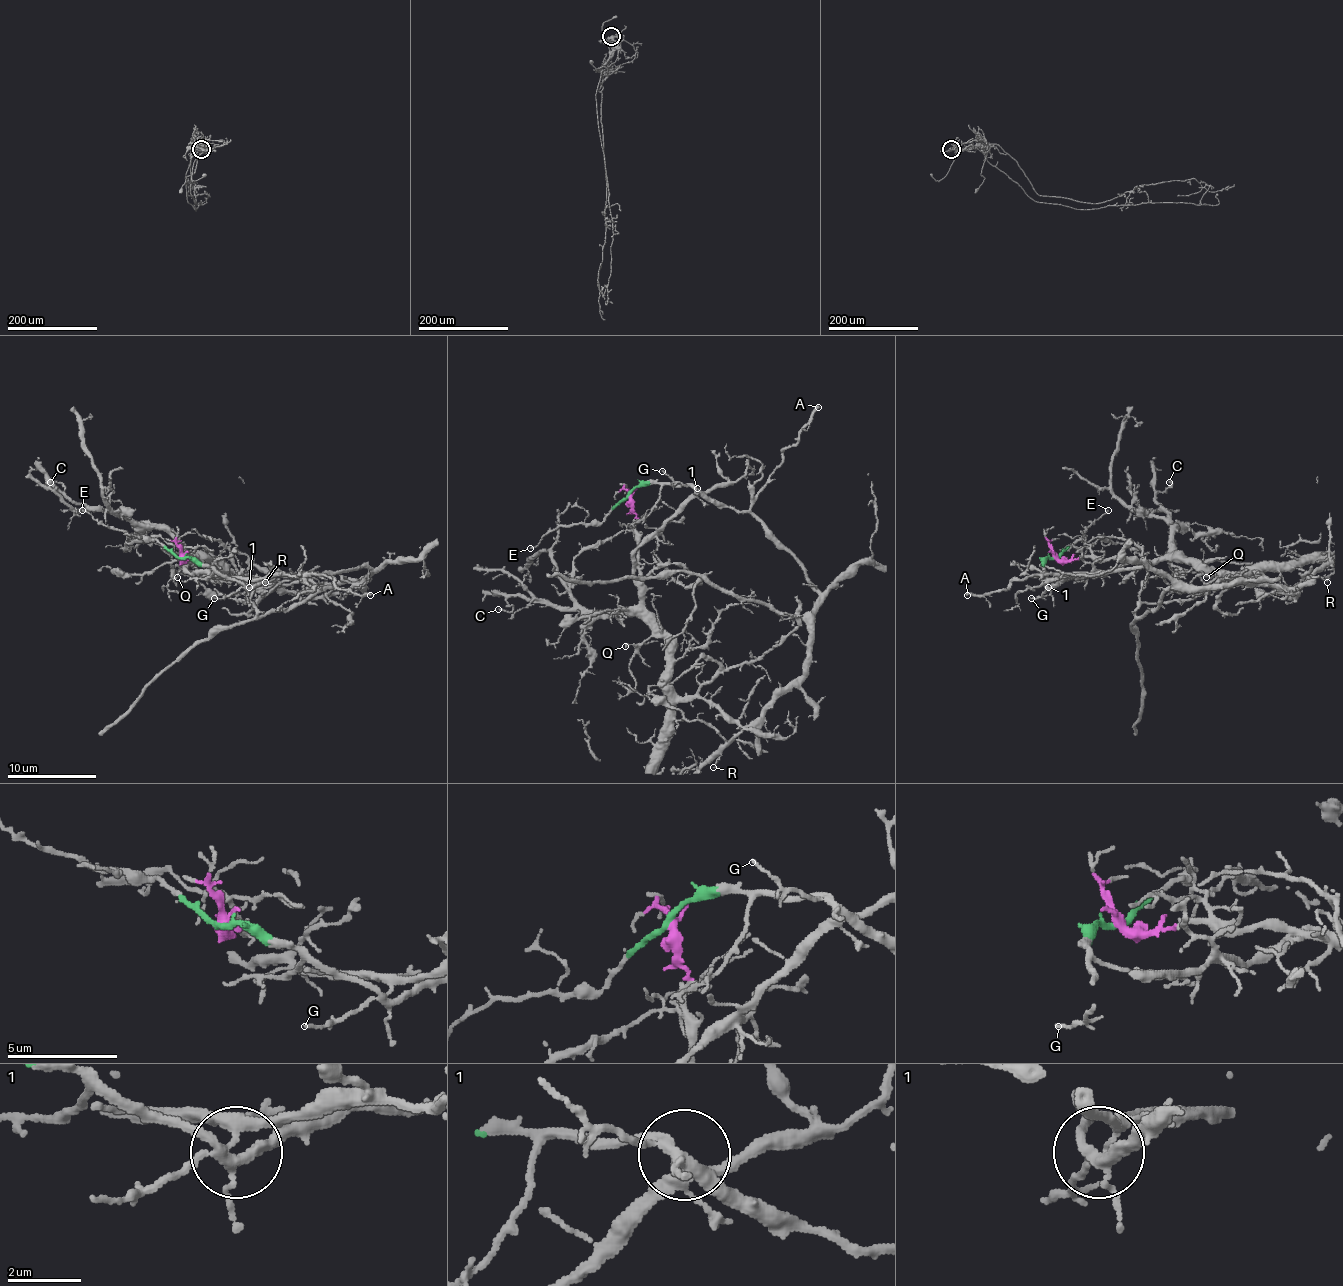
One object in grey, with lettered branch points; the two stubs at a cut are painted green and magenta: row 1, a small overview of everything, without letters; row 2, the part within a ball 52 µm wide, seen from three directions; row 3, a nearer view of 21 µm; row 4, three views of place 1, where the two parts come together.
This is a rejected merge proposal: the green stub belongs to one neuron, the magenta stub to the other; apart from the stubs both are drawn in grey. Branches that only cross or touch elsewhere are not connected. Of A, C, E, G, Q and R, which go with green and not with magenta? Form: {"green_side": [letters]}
{"green_side": ["A", "E", "G", "R"]}

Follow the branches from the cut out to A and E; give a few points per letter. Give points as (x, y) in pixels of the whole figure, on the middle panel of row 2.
A: (630, 495), (648, 484), (692, 484), (723, 504), (748, 511), (781, 462), (781, 453), (796, 442), (819, 406)
E: (630, 495), (601, 522), (557, 526), (531, 548)

